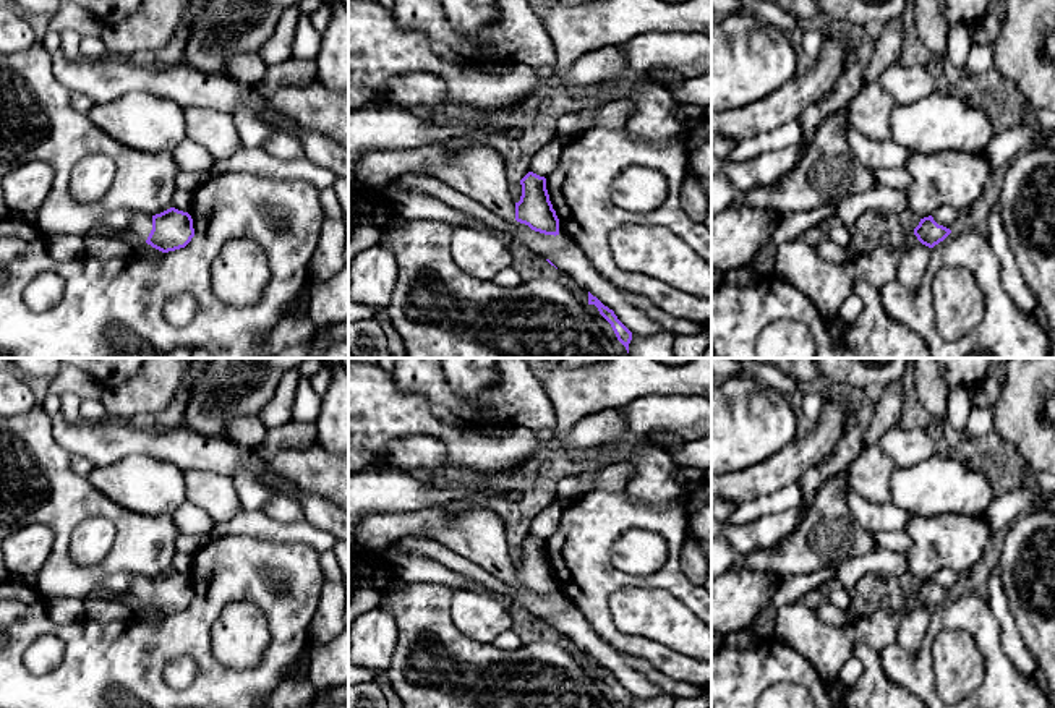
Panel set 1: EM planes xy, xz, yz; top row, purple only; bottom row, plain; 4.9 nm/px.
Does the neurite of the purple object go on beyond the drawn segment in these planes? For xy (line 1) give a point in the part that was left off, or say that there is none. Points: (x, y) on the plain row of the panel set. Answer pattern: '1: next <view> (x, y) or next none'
1: next xy (138, 593)

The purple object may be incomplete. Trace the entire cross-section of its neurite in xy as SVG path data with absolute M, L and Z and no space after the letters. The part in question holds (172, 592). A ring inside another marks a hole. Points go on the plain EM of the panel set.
M170 570L156 578L136 577L122 598L169 616L185 611L194 599L194 591L188 575Z

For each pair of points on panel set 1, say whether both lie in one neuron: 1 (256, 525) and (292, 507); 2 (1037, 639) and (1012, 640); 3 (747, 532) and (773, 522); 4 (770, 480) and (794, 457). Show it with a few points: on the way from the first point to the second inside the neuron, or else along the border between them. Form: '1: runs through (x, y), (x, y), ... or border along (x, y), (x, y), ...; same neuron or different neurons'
1: border along (256, 509), (279, 522), (303, 520); different neurons
2: border along (1008, 605), (1016, 632), (1037, 665); different neurons
3: runs through (754, 532), (767, 528); same neuron
4: runs through (777, 473), (788, 464); same neuron

